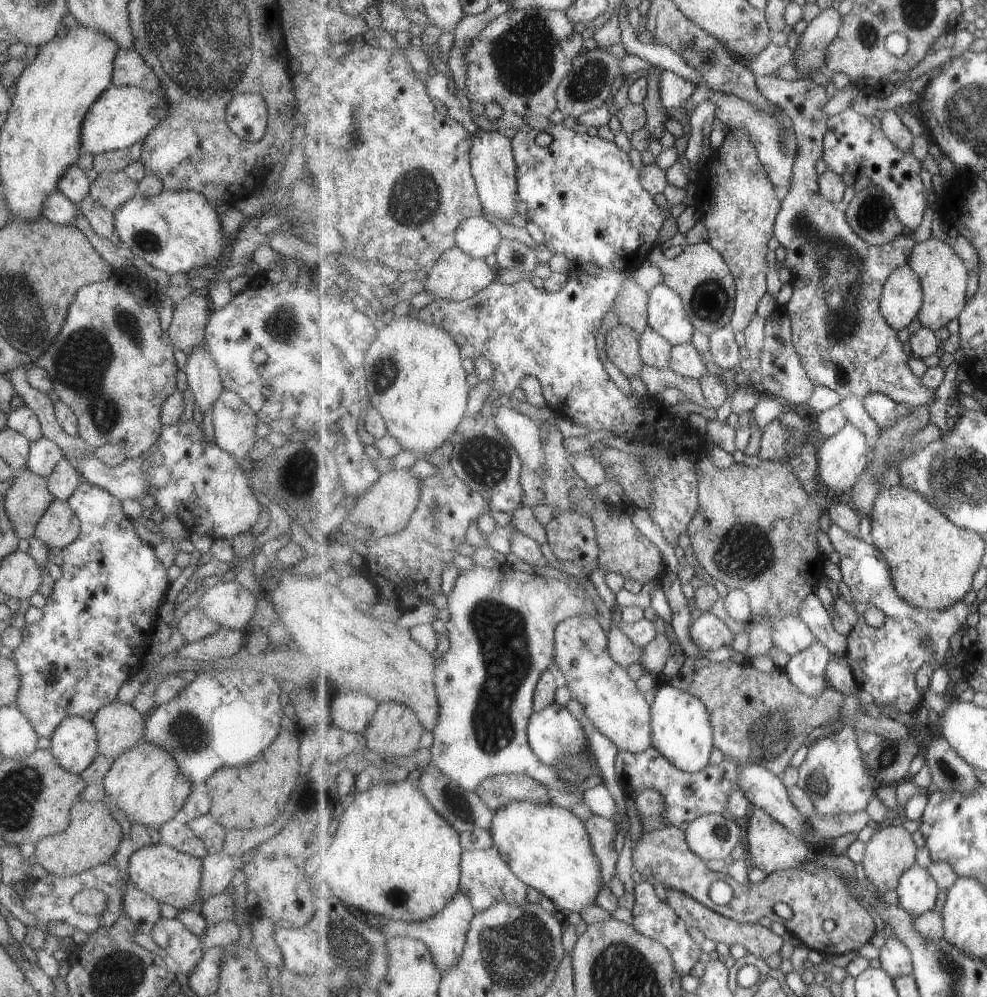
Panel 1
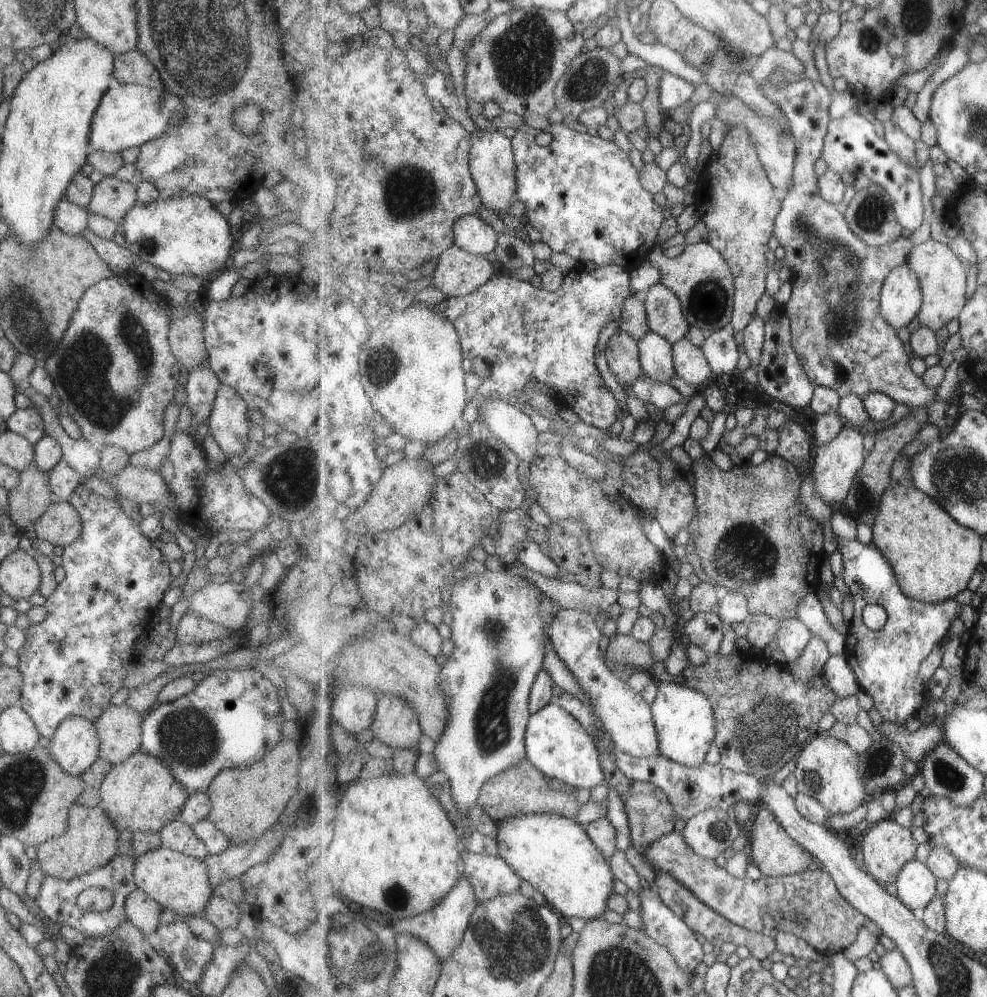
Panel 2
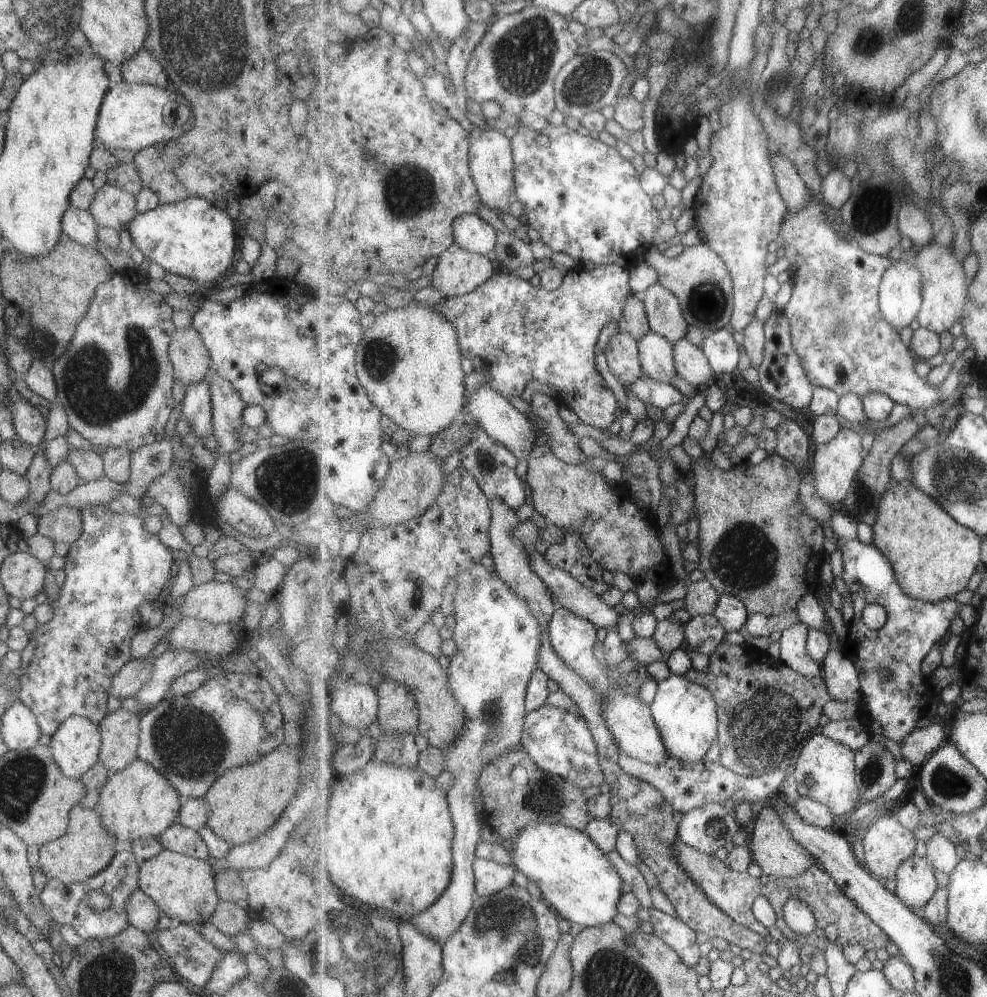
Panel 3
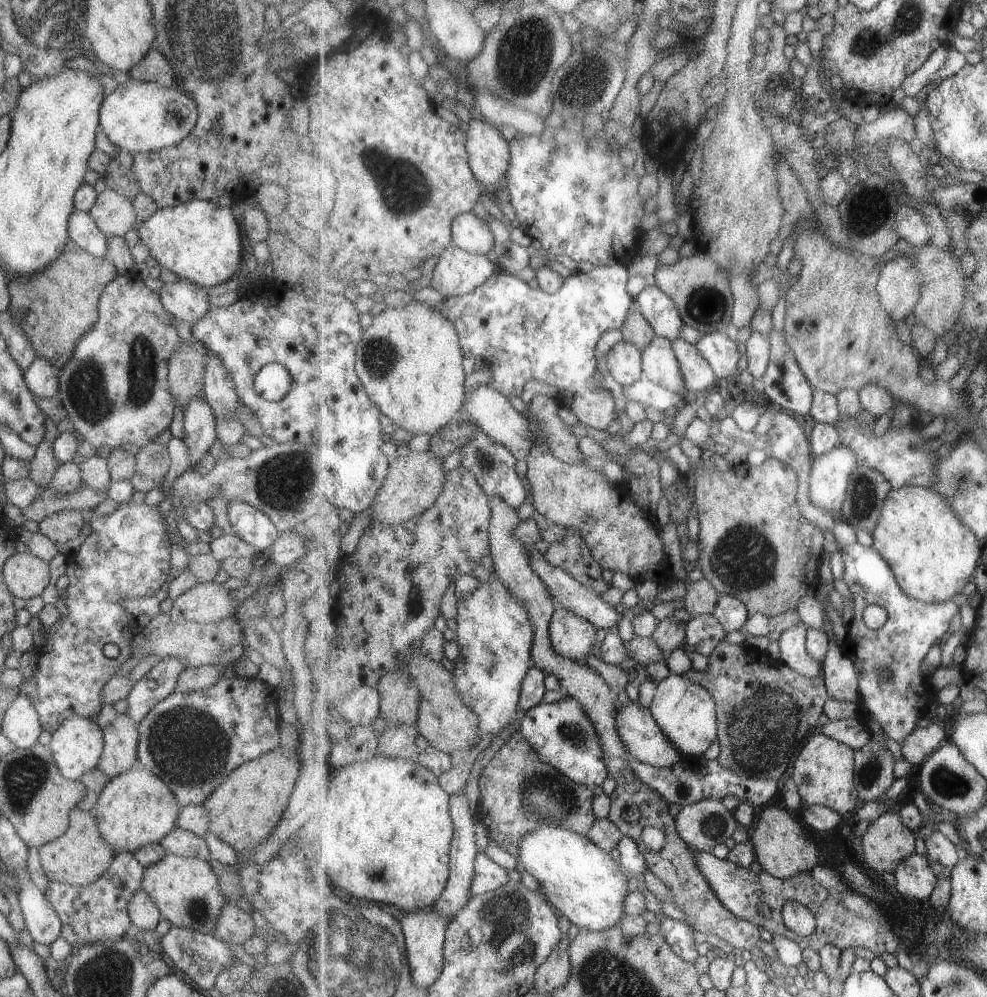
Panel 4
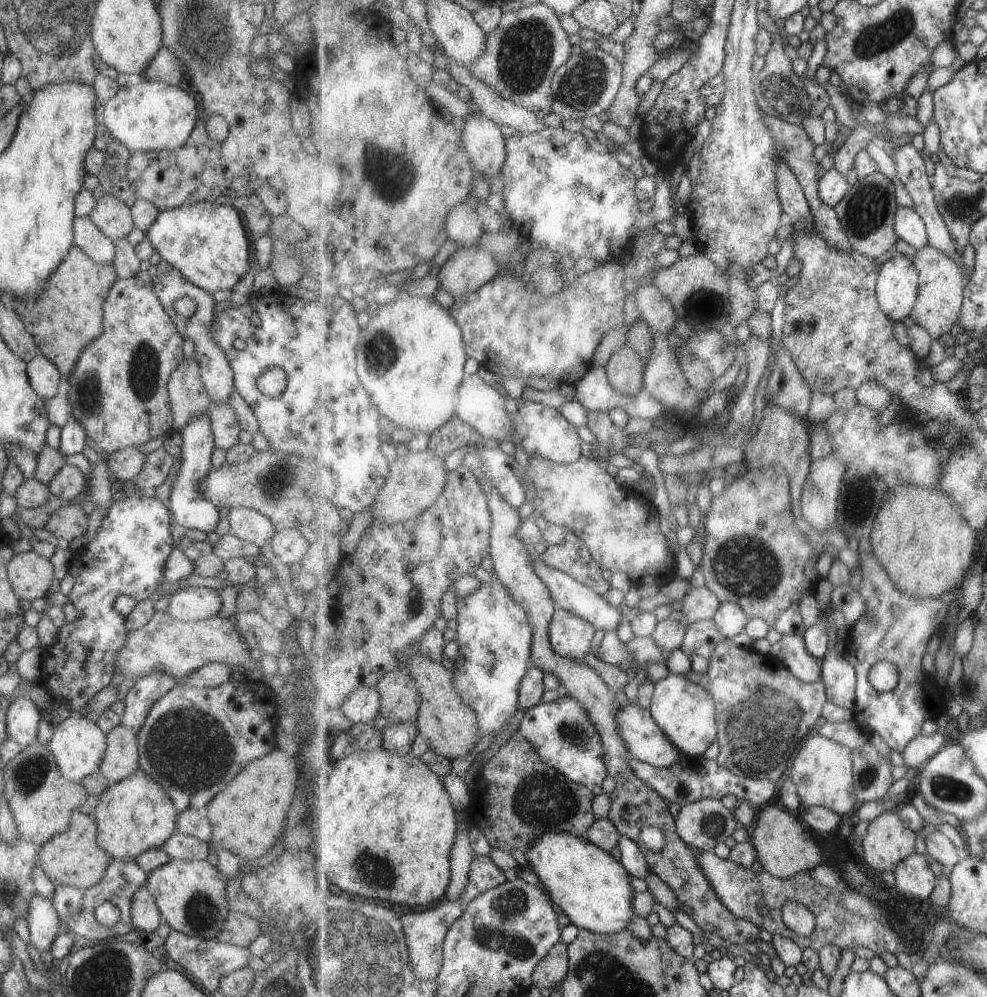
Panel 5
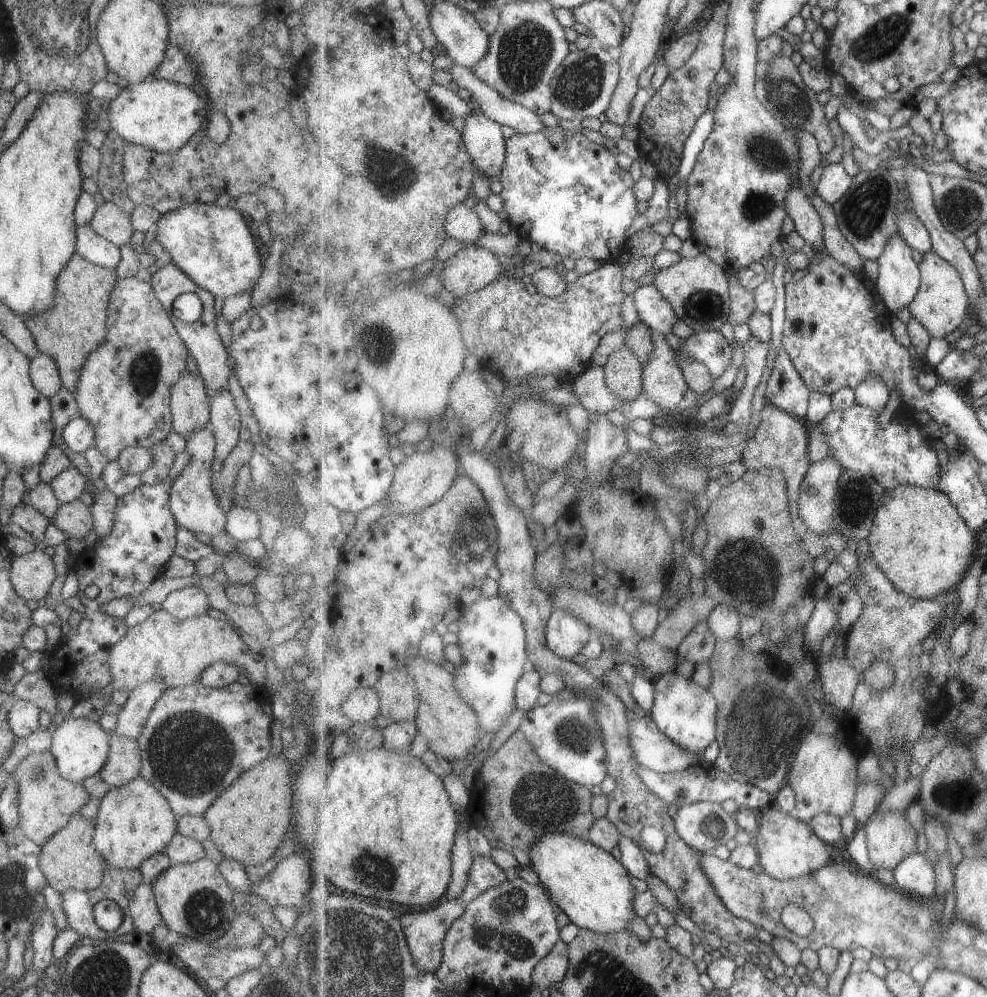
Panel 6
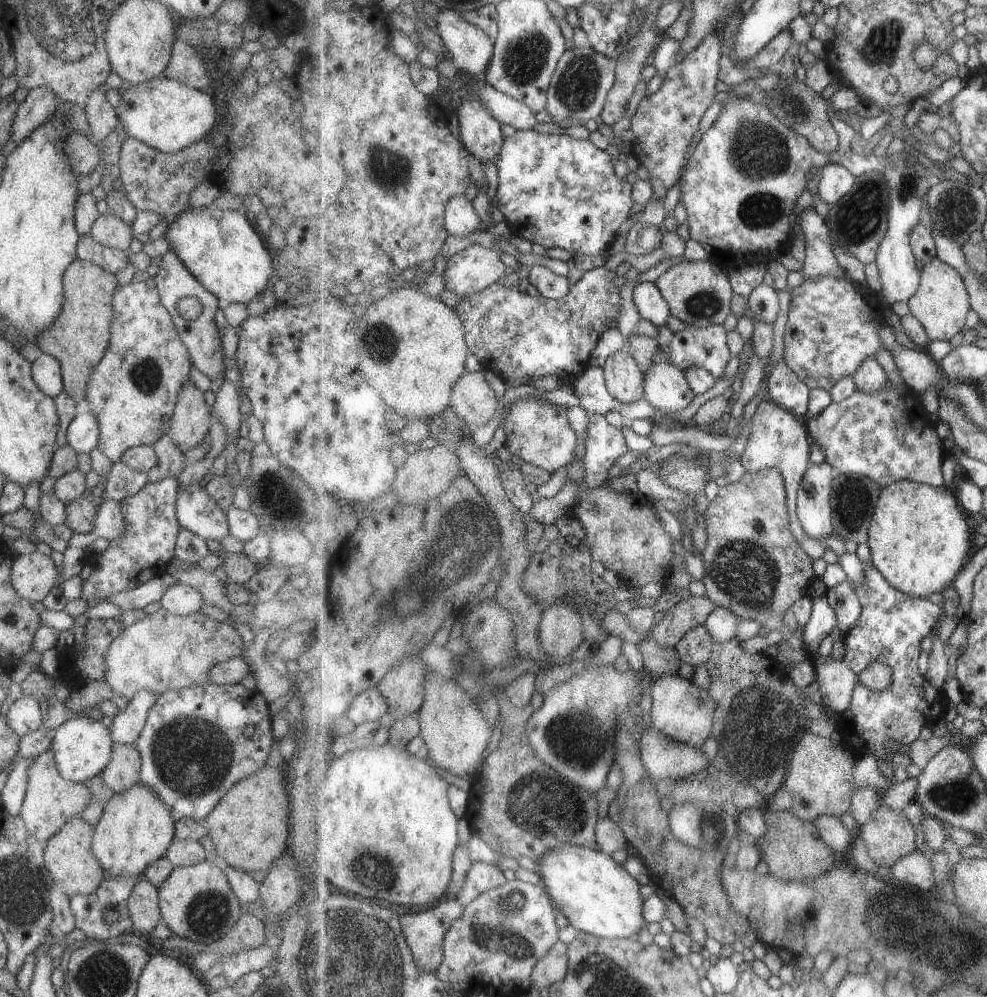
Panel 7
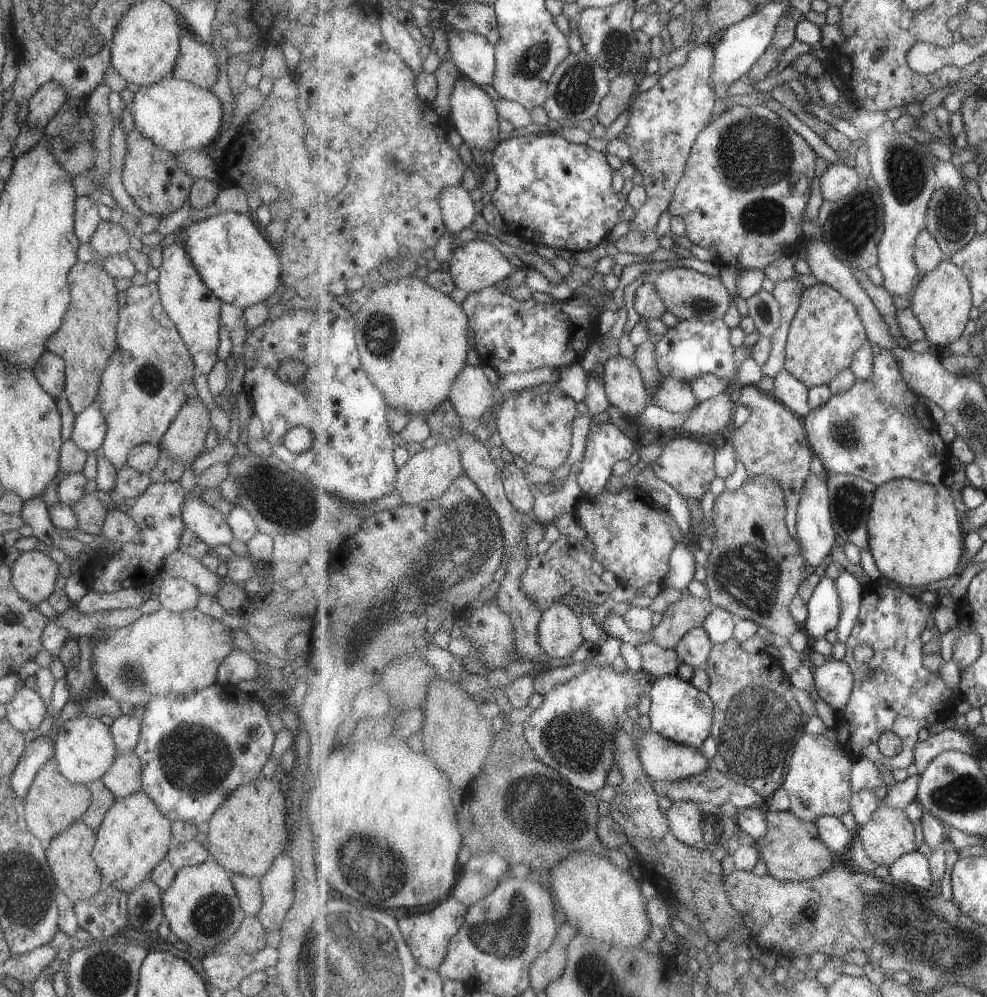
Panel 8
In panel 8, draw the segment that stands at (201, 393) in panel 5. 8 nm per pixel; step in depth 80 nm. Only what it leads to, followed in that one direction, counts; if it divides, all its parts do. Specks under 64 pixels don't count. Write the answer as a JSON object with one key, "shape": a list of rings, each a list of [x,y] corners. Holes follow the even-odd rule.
{"shape":[[[189,397],[187,401],[182,402],[179,412],[163,433],[160,443],[164,449],[172,456],[182,460],[184,470],[189,468],[190,463],[197,457],[203,454],[204,438],[207,431],[210,429],[209,422],[210,414],[205,407],[205,404],[199,397]]]}

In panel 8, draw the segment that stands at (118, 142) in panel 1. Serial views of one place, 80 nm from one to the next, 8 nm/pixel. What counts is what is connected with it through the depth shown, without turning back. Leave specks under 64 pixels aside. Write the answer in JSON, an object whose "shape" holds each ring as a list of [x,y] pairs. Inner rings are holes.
{"shape":[[[172,76],[160,78],[153,84],[139,87],[133,93],[132,102],[130,101],[125,110],[132,115],[135,130],[149,140],[155,146],[168,153],[177,155],[187,149],[208,150],[214,144],[215,134],[219,136],[219,126],[221,126],[221,104],[208,89],[204,89],[187,81],[174,79]]]}

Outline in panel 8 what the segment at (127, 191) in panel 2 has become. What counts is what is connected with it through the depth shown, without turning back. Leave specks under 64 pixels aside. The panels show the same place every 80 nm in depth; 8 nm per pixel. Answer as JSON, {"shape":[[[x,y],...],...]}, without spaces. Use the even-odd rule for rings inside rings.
{"shape":[[[101,220],[88,242],[96,254],[95,263],[100,264],[100,260],[109,255],[125,253],[129,248],[129,238],[130,235],[120,224]]]}

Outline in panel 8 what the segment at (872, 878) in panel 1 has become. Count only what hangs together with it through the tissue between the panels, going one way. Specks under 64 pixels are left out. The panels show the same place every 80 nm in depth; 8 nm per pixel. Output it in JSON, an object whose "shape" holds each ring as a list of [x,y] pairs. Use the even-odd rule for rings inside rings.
{"shape":[[[885,802],[856,833],[869,858],[886,868],[895,864],[904,854],[917,850],[913,821],[904,810]]]}

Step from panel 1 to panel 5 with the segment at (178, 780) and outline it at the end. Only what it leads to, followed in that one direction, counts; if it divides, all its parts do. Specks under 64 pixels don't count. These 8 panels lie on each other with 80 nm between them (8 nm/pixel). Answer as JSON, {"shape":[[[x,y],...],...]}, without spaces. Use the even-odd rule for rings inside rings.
{"shape":[[[137,768],[129,776],[110,783],[100,794],[98,803],[92,812],[93,819],[96,822],[97,844],[110,856],[111,860],[134,860],[141,851],[161,846],[162,842],[165,842],[171,834],[176,832],[176,816],[178,813],[163,788],[140,768]]]}

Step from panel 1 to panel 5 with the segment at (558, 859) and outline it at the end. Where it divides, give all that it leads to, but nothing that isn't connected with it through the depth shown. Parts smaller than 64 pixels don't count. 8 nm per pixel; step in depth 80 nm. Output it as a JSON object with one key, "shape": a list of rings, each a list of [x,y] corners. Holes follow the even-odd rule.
{"shape":[[[569,831],[545,833],[525,851],[525,858],[531,862],[540,885],[550,894],[557,908],[579,930],[585,928],[594,933],[618,933],[627,929],[636,915],[632,875],[620,860],[585,836],[578,837]]]}

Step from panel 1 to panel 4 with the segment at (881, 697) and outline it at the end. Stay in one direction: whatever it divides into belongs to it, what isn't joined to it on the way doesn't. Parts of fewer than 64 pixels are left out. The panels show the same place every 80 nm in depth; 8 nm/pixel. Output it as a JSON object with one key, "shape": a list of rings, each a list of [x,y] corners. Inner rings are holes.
{"shape":[[[855,542],[842,550],[841,560],[845,560],[843,582],[860,599],[849,634],[863,634],[852,653],[859,674],[861,702],[871,720],[879,723],[887,737],[902,745],[917,729],[917,722],[927,714],[931,704],[931,686],[921,670],[923,662],[933,644],[946,636],[951,618],[959,613],[959,606],[951,601],[924,602],[909,597],[897,583],[891,566],[874,546],[869,548]],[[871,605],[881,606],[888,613],[887,624],[877,631],[870,630],[863,618],[863,611]]]}

